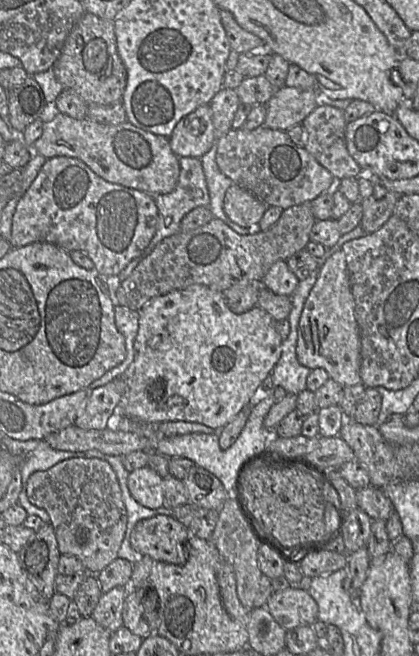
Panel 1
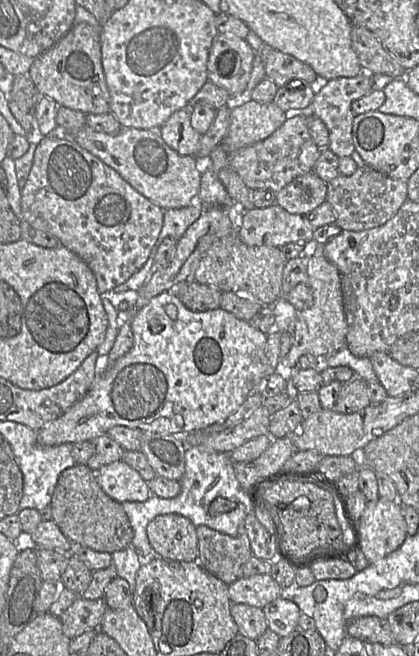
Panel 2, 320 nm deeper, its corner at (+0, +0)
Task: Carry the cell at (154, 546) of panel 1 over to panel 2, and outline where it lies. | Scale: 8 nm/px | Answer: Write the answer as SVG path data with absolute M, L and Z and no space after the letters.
M176 513L157 516L148 524L147 536L161 558L198 562L197 527L187 517Z

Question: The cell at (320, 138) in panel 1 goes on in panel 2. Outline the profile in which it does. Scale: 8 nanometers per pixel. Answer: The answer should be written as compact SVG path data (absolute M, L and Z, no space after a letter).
M361 72L351 78L341 77L322 81L315 88L315 95L308 113L324 122L329 131L329 145L327 148L339 158L349 157L356 150L352 138L352 126L355 116L352 113L351 105L372 91L372 74L368 72Z

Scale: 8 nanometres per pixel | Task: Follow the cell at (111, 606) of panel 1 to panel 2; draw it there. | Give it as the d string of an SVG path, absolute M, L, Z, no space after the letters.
M77 597L60 617L65 635L73 639L86 631L98 630L107 609L108 605L104 598Z

